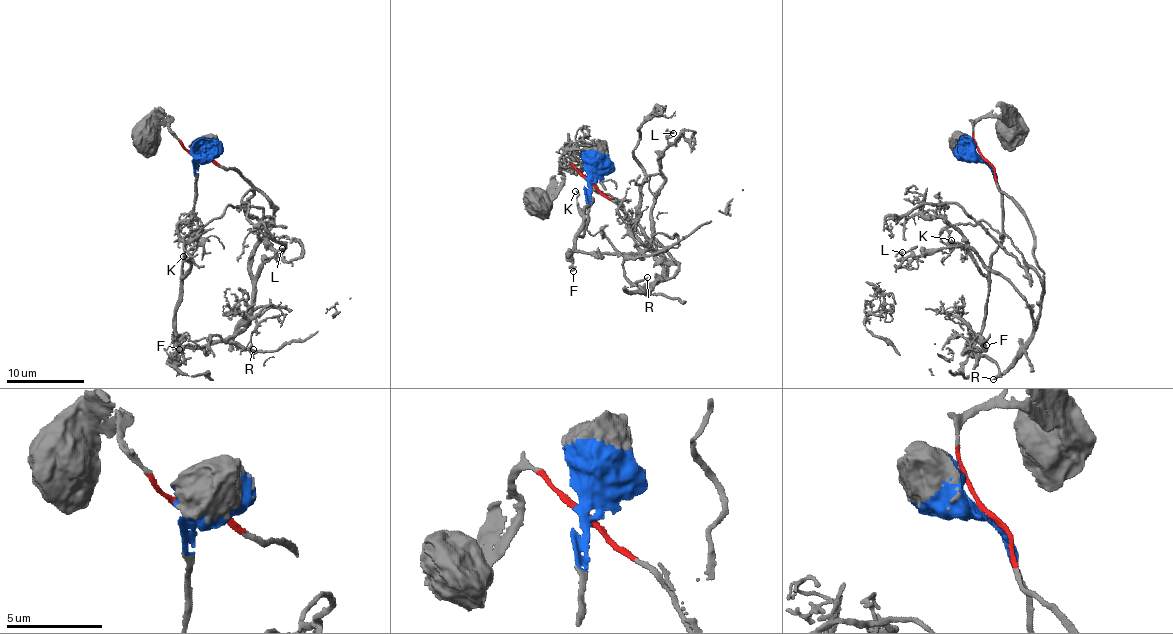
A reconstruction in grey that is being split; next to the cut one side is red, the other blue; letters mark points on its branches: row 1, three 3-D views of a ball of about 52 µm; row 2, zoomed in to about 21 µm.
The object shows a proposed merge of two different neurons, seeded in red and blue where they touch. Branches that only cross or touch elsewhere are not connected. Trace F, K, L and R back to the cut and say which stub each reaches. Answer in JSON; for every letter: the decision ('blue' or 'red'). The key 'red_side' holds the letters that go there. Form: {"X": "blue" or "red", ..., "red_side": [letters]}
{"F": "blue", "K": "blue", "L": "red", "R": "red", "red_side": ["L", "R"]}

